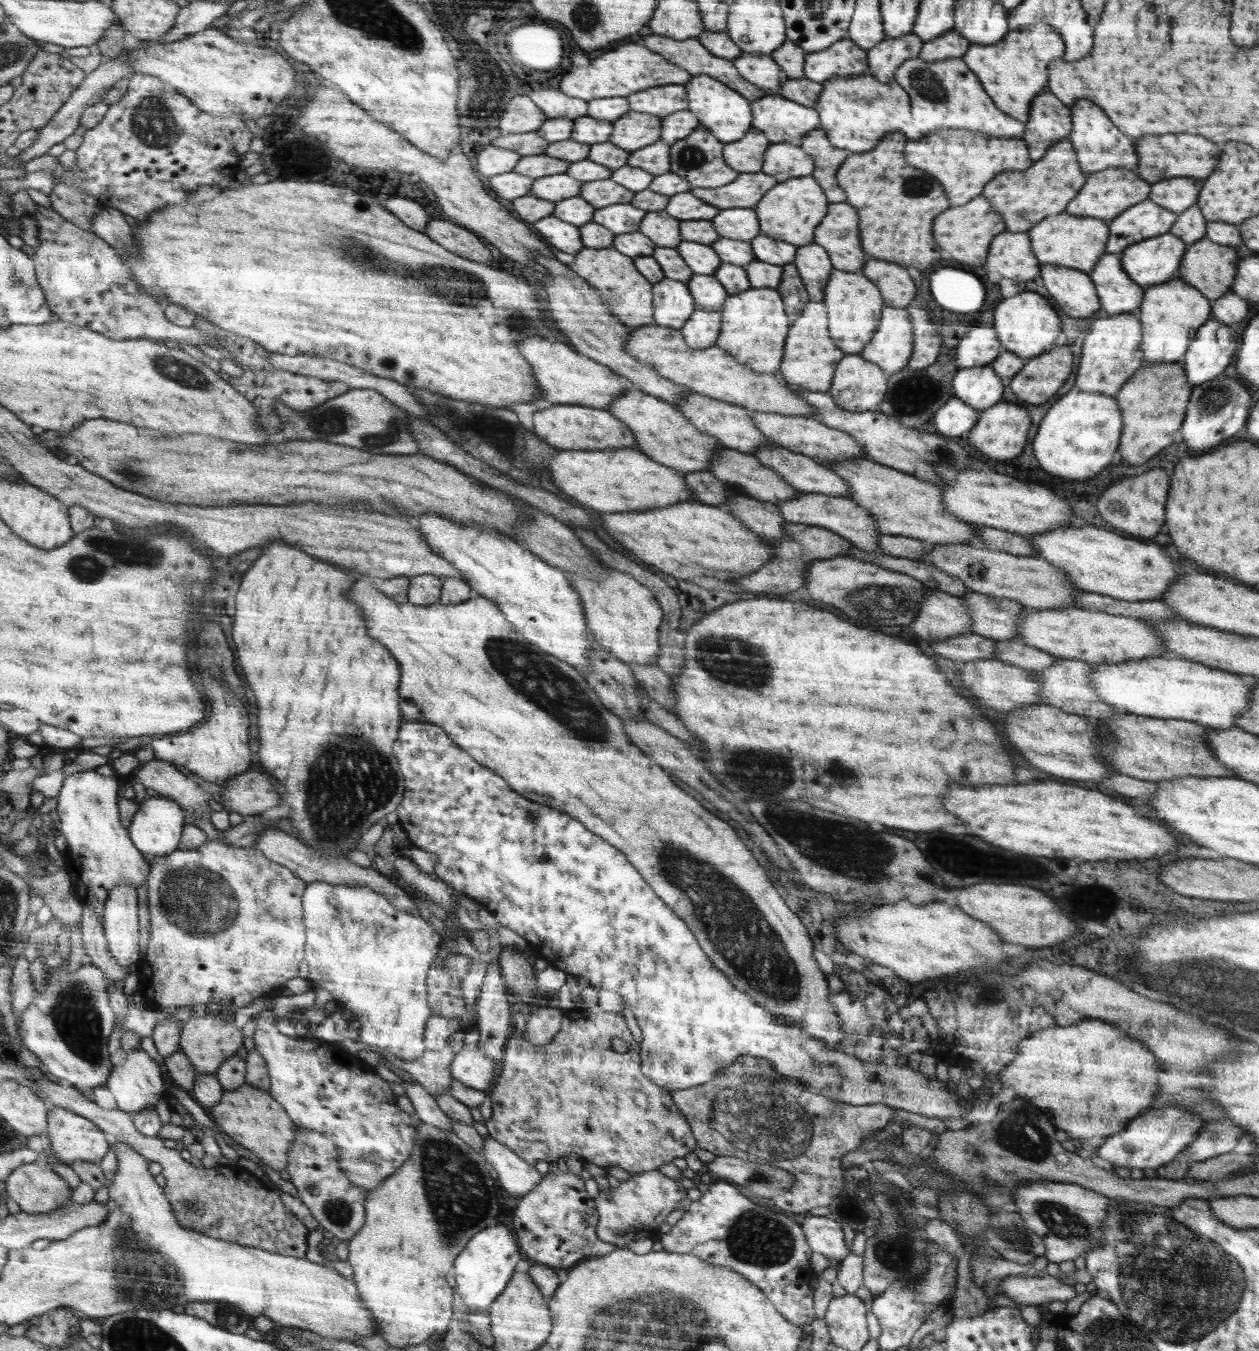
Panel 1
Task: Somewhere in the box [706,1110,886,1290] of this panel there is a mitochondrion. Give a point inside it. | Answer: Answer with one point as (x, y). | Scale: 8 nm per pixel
(762, 1241)

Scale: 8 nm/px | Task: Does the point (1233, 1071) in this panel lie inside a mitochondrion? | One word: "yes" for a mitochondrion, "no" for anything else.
no

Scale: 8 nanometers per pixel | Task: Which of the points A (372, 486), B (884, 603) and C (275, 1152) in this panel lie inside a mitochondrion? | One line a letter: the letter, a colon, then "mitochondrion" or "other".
A: other
B: mitochondrion
C: other

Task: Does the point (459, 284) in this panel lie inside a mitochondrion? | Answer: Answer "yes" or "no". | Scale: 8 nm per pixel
yes

